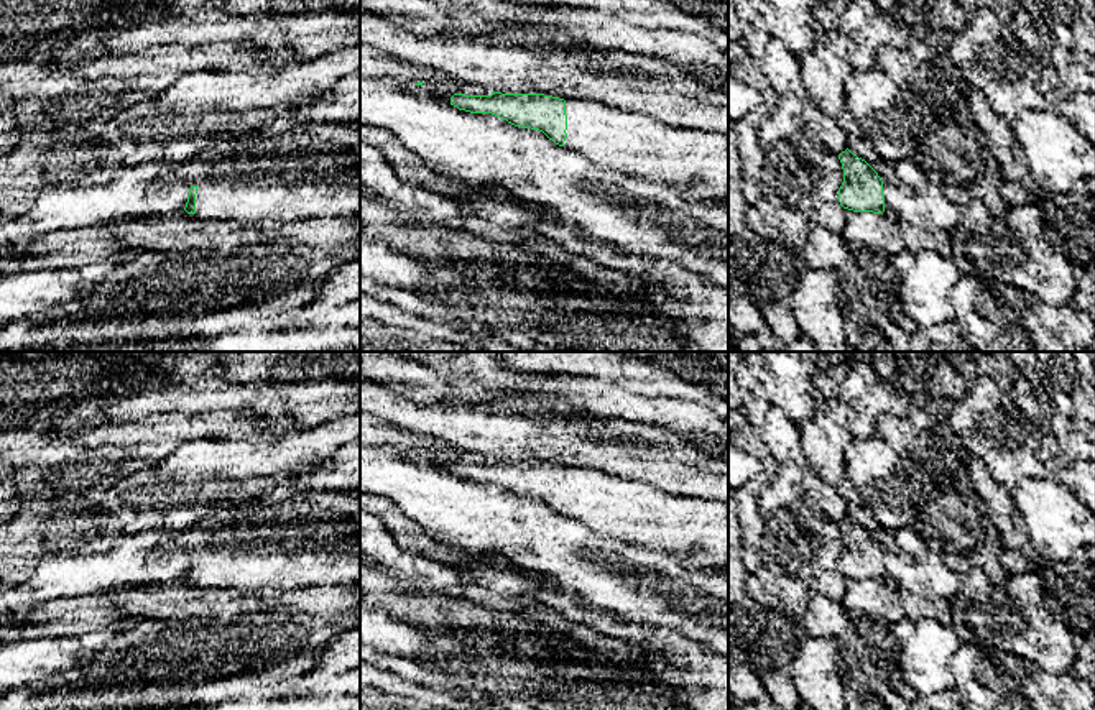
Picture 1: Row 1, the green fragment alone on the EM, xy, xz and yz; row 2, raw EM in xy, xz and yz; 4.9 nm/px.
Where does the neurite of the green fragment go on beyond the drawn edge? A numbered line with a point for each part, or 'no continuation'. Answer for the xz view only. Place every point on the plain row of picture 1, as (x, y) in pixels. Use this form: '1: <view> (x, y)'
1: xz (637, 513)

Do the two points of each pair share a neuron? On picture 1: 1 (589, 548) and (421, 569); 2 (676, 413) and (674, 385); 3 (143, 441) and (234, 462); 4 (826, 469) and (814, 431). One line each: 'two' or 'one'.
1: two
2: two
3: two
4: one

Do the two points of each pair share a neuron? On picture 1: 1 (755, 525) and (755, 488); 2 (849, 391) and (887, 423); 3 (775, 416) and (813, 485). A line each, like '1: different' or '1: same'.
1: same
2: different
3: different

